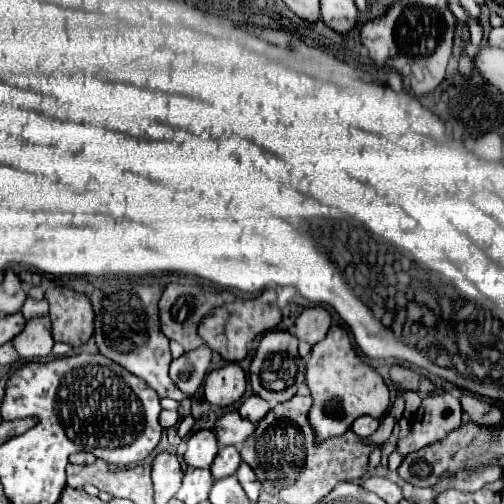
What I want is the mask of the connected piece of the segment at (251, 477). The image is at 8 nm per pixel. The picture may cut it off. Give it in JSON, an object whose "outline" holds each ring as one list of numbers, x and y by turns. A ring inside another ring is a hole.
{"outline":[[241,461,241,465,239,465,239,469,237,469,237,479,239,479,239,483,241,483,241,487,245,489,245,493,247,493,247,497,251,499,251,503,255,503,257,501,257,497,259,497,259,491,261,491,261,483,257,481,257,477,255,477,255,473,253,473,253,469,245,463,245,461]]}

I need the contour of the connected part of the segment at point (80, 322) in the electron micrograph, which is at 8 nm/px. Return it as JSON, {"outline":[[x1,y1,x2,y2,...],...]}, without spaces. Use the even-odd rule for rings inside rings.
{"outline":[[49,287,45,291,49,301,49,319,53,323,53,339,71,347,79,347,93,335,93,307,87,295,75,293,67,287]]}

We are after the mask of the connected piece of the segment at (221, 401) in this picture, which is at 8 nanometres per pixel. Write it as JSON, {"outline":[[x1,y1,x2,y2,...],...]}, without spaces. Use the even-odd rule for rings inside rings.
{"outline":[[237,363,223,365,219,369,213,369,203,385,205,399,211,405,227,407,241,399,245,393,245,373]]}

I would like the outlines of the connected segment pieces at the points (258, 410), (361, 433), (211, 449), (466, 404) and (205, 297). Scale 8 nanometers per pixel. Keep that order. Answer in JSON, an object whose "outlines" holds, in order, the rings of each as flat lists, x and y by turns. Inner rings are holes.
{"outlines":[[[251,395,249,399,245,399,241,405,239,405,239,413,241,413,241,417,245,417,245,419,249,419,251,423,257,423,261,417,265,417,265,413,269,411,271,407,269,407,269,403,265,401,265,399,261,399,261,397,257,397,257,395]],[[359,417,351,425,353,433,357,433,357,437,361,437,361,439,371,437,377,431,377,427,379,427,379,419,375,419,375,417]],[[197,431,187,441,187,451,183,455,189,467,211,467,217,455,217,439,213,431]],[[471,393,461,395,461,407,463,407,463,413,467,413,469,421,473,421,473,423,477,423,481,427,499,429,499,425,503,421,503,413,501,413,499,407,495,407,491,403,485,403,485,401,477,399]],[[171,283,165,287,163,297,159,301,159,319,161,319,161,331,165,333,167,339,181,343,181,347,185,351,197,349,203,345,203,339,197,335,197,325,199,321,209,315,215,307,223,305,223,299,217,291,205,289,201,285,179,285,179,283]]]}

